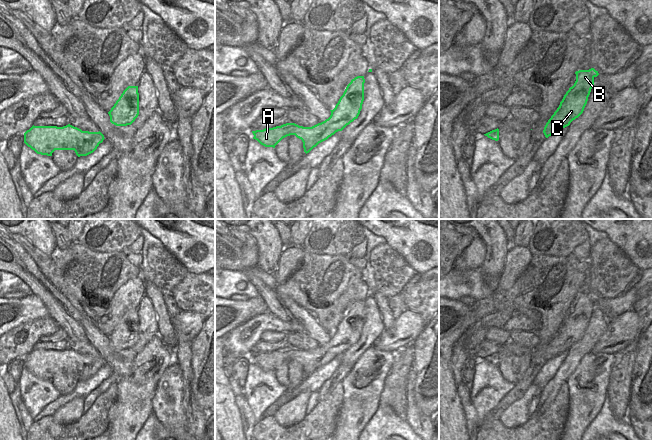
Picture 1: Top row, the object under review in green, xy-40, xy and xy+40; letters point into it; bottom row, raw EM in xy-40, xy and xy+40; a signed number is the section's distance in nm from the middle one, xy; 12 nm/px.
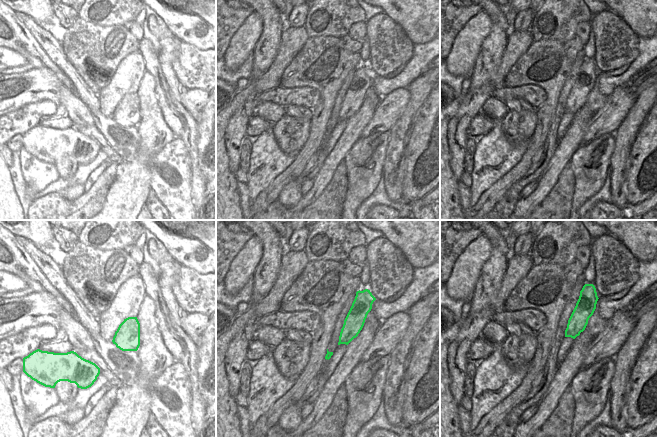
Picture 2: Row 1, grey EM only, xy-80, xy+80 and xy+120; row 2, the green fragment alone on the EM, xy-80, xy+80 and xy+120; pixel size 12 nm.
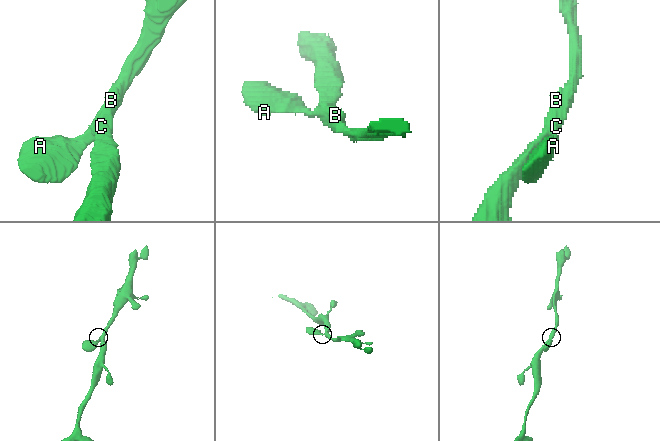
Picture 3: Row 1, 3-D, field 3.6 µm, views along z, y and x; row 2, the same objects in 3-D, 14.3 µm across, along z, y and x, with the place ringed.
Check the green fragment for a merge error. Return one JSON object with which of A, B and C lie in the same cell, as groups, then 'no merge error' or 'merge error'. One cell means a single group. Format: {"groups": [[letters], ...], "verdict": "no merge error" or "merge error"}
{"groups": [["A", "B", "C"]], "verdict": "no merge error"}

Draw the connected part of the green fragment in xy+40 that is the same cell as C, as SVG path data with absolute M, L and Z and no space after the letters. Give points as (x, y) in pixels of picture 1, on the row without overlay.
M594 292L575 296L576 305L564 319L559 331L546 347L543 357L546 362L567 351L584 335L588 321L594 309L594 302L599 299Z

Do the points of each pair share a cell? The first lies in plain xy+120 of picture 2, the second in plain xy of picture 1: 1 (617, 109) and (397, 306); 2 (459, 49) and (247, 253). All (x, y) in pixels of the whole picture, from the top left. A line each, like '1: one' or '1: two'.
1: two
2: one

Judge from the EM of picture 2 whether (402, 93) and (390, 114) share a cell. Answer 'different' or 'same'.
same

